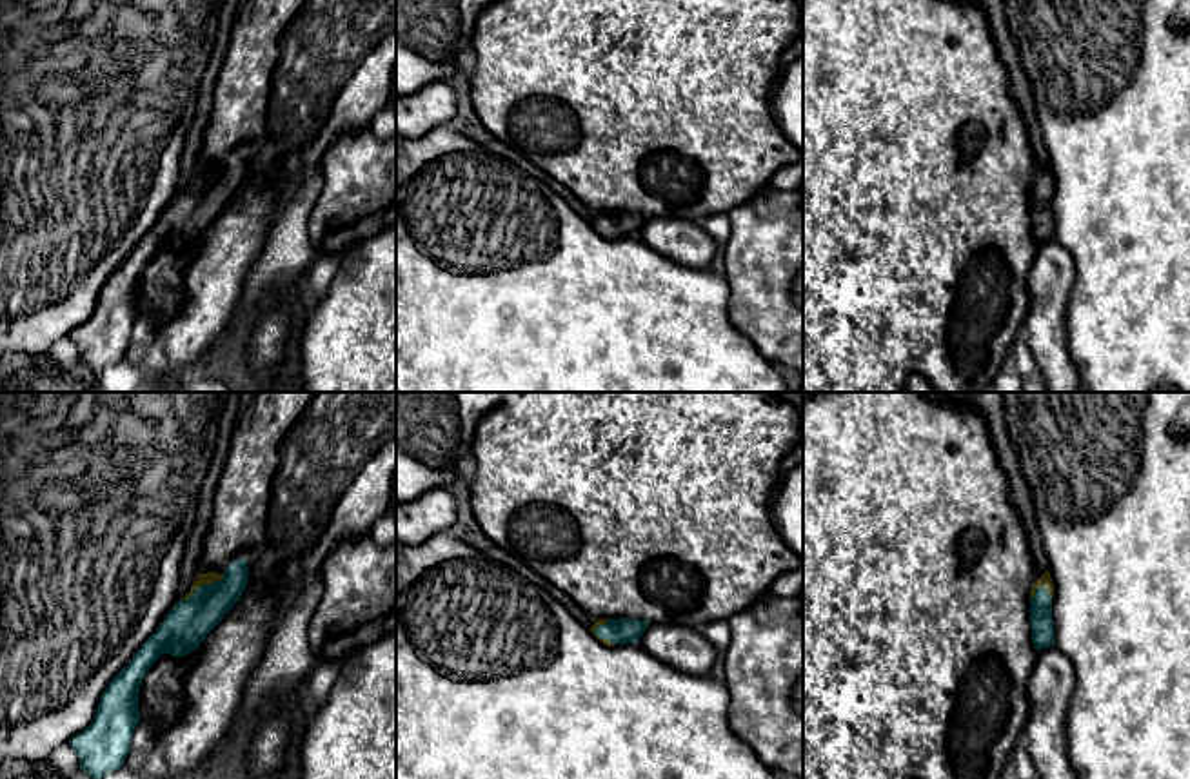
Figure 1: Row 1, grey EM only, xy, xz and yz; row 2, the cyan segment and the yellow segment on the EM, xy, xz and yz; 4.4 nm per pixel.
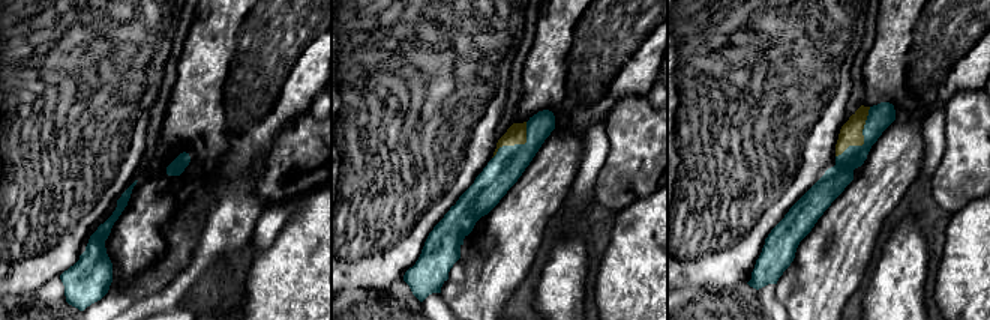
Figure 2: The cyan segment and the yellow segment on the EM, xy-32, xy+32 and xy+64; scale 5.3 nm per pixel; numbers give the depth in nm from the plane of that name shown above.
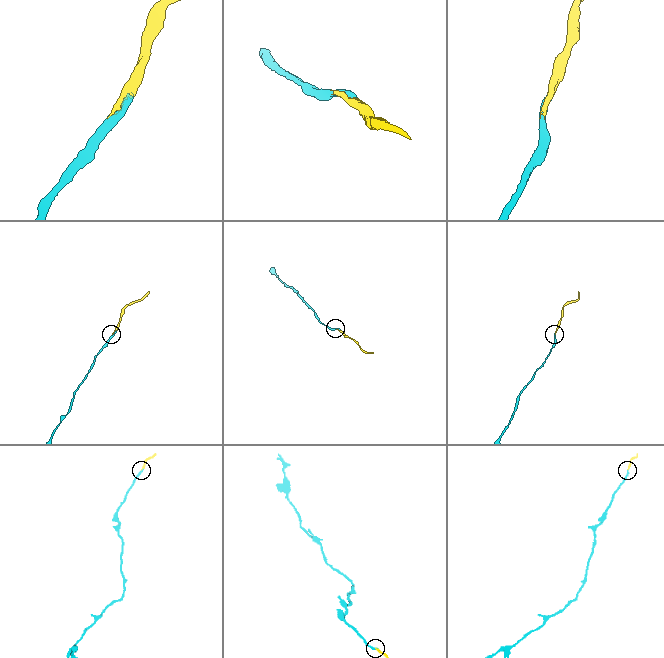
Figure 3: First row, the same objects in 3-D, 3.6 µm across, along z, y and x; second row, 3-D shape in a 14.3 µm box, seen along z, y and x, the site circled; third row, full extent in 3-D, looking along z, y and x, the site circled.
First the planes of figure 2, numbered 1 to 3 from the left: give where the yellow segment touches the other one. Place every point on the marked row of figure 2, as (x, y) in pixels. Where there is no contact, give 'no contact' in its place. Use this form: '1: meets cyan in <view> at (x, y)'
1: no contact
2: meets cyan in xy+32 at (516, 144)
3: meets cyan in xy+64 at (864, 138)

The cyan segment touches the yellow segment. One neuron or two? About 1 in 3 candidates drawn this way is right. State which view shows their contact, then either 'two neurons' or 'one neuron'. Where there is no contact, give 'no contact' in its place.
meets cyan in xy; one neuron

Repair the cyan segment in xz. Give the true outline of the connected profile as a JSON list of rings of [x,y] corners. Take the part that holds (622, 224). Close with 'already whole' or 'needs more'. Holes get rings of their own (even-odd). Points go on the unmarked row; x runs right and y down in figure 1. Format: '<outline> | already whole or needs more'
[[[630,211],[598,212],[590,225],[607,240],[638,236],[649,216]]] | needs more

